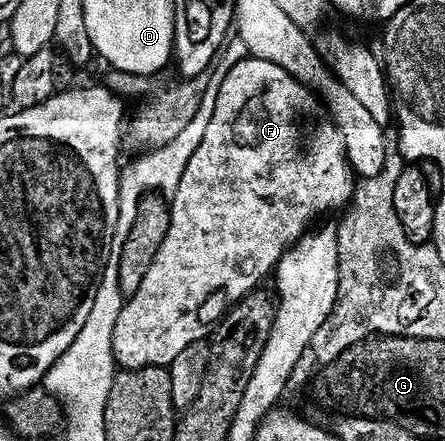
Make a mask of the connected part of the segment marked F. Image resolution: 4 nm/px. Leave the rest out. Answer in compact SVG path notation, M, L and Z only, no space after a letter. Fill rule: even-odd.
M252 56L240 59L227 74L225 83L221 85L213 119L205 130L205 139L201 147L197 147L193 159L189 159L189 167L185 167L185 175L181 175L179 189L170 198L169 235L165 235L165 243L161 243L161 251L157 251L157 259L153 259L153 267L149 267L149 275L145 275L145 283L141 283L141 291L137 291L137 295L133 295L124 304L121 315L117 319L117 327L113 331L113 351L116 362L123 369L170 367L173 359L177 359L177 355L181 355L185 347L198 341L207 341L212 336L213 330L227 316L229 306L238 305L243 298L256 292L262 286L259 284L262 283L263 277L269 276L270 273L272 276L278 270L279 260L286 255L288 249L298 245L308 236L307 228L318 217L323 217L326 213L333 212L334 209L344 208L343 210L346 210L354 202L356 196L357 177L353 172L351 160L347 158L345 135L343 130L336 125L326 104L303 82L296 81L293 75L289 75L289 71Z

